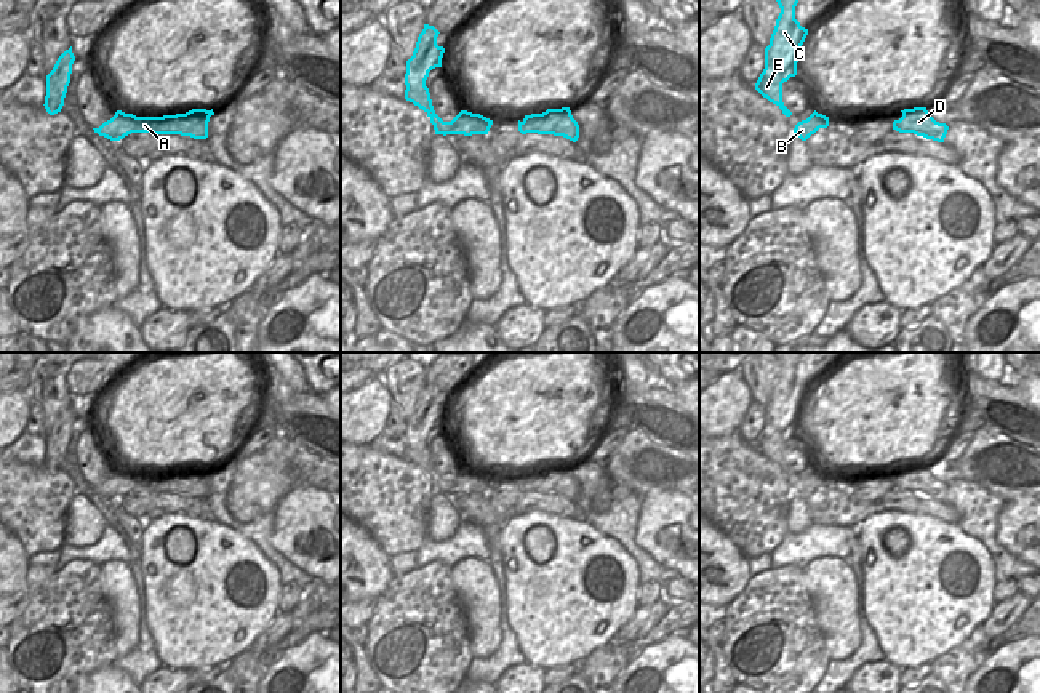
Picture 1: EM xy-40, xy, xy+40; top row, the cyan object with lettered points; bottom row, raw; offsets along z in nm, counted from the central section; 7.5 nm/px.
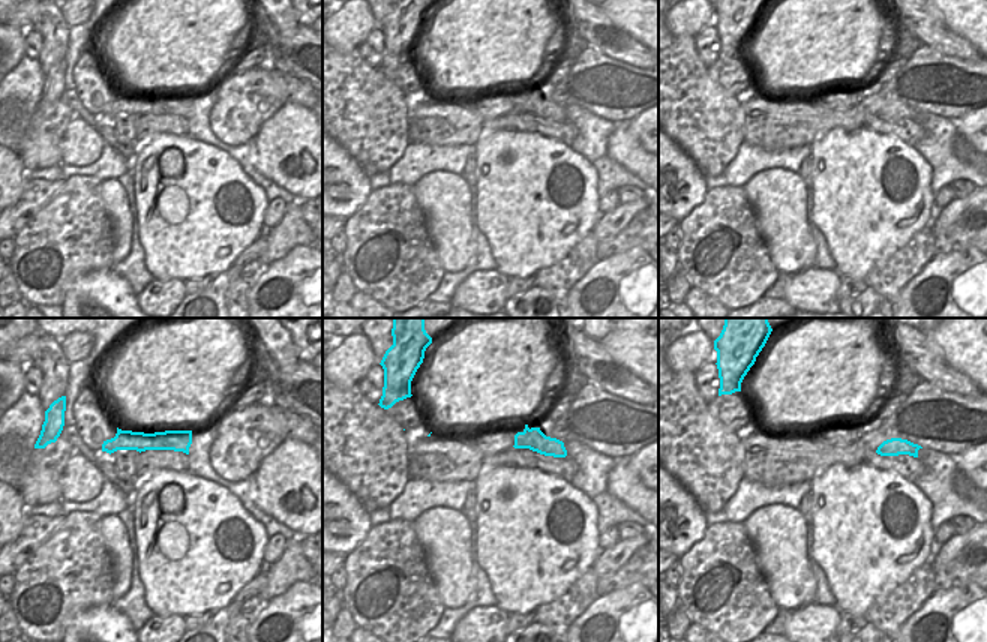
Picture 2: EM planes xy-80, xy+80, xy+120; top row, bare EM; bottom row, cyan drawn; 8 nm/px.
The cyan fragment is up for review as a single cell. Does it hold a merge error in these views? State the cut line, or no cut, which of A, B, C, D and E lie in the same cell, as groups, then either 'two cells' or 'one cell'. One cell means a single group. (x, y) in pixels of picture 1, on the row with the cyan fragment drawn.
no cut | A B C D E | one cell

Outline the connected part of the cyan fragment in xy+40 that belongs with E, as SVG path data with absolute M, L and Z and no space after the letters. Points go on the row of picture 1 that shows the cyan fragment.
M776 0L781 13L776 19L770 45L765 48L765 69L760 74L755 90L776 104L786 117L792 112L782 102L782 83L797 75L800 48L808 35L795 19L798 0Z

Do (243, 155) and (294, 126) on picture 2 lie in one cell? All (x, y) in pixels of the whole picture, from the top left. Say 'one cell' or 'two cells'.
two cells

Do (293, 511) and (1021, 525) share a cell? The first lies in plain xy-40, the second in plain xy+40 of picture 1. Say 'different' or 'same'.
same

